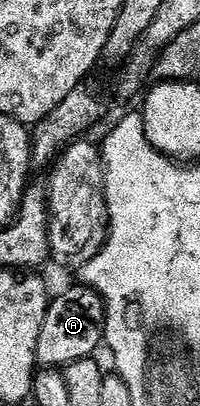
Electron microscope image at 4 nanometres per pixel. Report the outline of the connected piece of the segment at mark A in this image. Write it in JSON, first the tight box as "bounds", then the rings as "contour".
{"bounds":[36,284,106,368],"contour":[[[77,284],[71,290],[66,290],[63,294],[54,294],[50,300],[50,307],[46,310],[44,324],[40,328],[40,340],[36,340],[36,363],[42,368],[65,368],[78,362],[82,358],[97,355],[104,342],[104,331],[106,329],[106,304],[102,297],[91,290],[85,284]]]}

